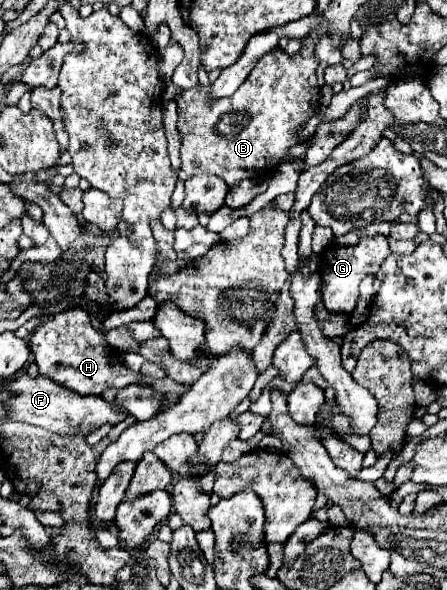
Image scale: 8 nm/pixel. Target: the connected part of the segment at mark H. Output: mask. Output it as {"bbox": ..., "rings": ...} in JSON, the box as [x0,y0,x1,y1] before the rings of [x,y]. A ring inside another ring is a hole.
{"bbox":[29,306,145,396],"rings":[[[81,306],[47,316],[41,326],[31,334],[29,346],[41,374],[53,378],[53,382],[61,382],[61,386],[75,390],[83,396],[101,394],[107,388],[145,384],[143,374],[129,370],[121,362],[121,356],[105,342],[105,336],[91,326],[87,310]]]}

